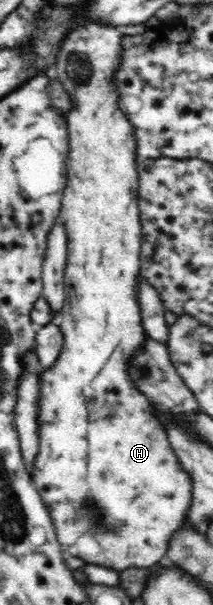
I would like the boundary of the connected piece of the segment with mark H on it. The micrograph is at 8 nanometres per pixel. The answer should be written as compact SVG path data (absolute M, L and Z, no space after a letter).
M82 17L76 19L70 34L62 41L61 48L56 55L56 64L52 73L59 78L65 92L71 95L73 108L67 112L69 130L69 154L66 160L67 182L62 196L59 219L65 227L67 235L67 266L65 266L65 300L60 314L52 321L63 331L63 344L61 354L56 363L49 369L40 373L41 386L38 400L39 421L39 452L37 453L31 477L41 498L45 500L52 523L55 525L57 541L61 544L64 554L76 556L84 560L86 564L97 564L105 568L112 568L118 573L125 568L146 568L152 570L161 559L167 555L173 532L187 522L188 511L190 511L193 499L193 486L189 473L179 463L179 457L175 455L171 443L165 434L165 426L159 422L155 415L156 407L141 390L135 387L135 383L129 379L129 360L135 354L137 348L141 348L147 336L146 330L141 324L141 307L137 302L137 282L140 280L140 252L141 252L141 219L138 200L138 161L136 154L137 139L134 136L133 125L127 120L122 110L118 107L119 96L116 82L114 81L119 68L121 68L122 43L124 35L117 28L109 27L107 24L99 25L95 20L87 20Z

